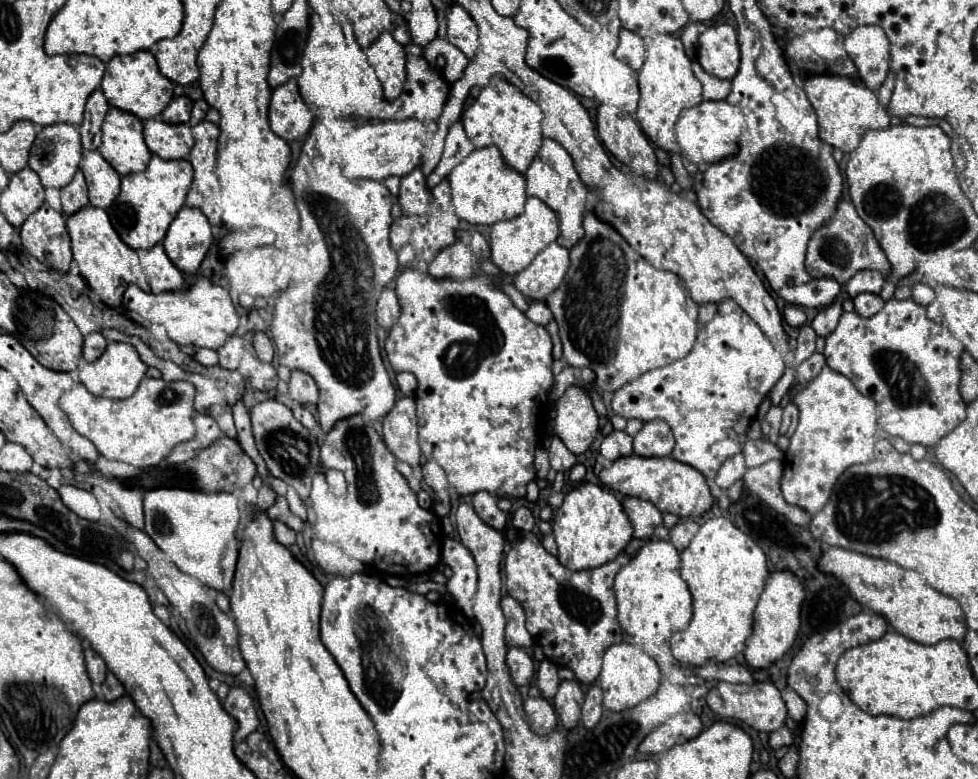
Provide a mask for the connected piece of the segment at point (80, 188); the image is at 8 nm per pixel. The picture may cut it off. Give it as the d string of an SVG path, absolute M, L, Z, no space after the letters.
M81 170L75 174L75 178L65 188L61 188L61 204L63 204L65 216L73 216L75 212L79 212L79 208L85 208L89 204L87 184L85 184Z

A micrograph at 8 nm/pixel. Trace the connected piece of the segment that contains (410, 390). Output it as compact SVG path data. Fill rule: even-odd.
M401 372L397 374L397 386L399 390L405 394L405 396L415 396L415 390L417 390L417 378L411 374L411 372Z

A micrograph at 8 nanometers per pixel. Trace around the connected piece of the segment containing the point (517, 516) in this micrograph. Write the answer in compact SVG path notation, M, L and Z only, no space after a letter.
M519 508L511 518L511 526L519 532L531 532L535 528L535 518L527 508Z

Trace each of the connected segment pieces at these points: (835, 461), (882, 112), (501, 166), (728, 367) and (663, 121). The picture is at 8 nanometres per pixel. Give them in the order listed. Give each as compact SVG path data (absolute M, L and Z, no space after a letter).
M823 366L823 370L807 384L799 386L797 382L789 390L791 402L799 410L799 426L795 434L791 436L789 450L785 454L785 468L781 478L781 494L787 500L787 504L803 508L809 516L817 514L825 502L831 496L831 490L837 482L837 478L853 464L871 462L873 460L873 448L875 448L875 434L877 434L877 404L875 400L863 396L849 378L845 378L839 372L833 372L829 366Z
M809 76L803 84L803 90L815 108L819 122L819 138L833 148L843 152L853 152L869 128L887 128L891 124L889 112L879 104L873 90L867 86L857 86L849 78L839 76Z
M487 146L471 152L459 162L447 176L451 186L451 198L455 214L469 224L495 224L499 220L511 220L523 212L527 194L525 178L507 166L495 146Z
M727 298L717 314L701 326L693 350L663 368L649 370L627 382L613 394L613 414L641 422L663 420L675 436L673 458L697 468L707 480L715 478L719 466L739 454L747 430L757 418L759 404L785 372L783 354L763 336L761 328Z
M653 34L647 40L647 60L643 64L643 70L639 72L639 90L641 100L637 108L637 120L643 132L655 146L667 152L675 152L675 122L679 114L683 112L683 108L691 108L703 102L701 82L695 78L691 60L687 58L679 38L671 34Z

